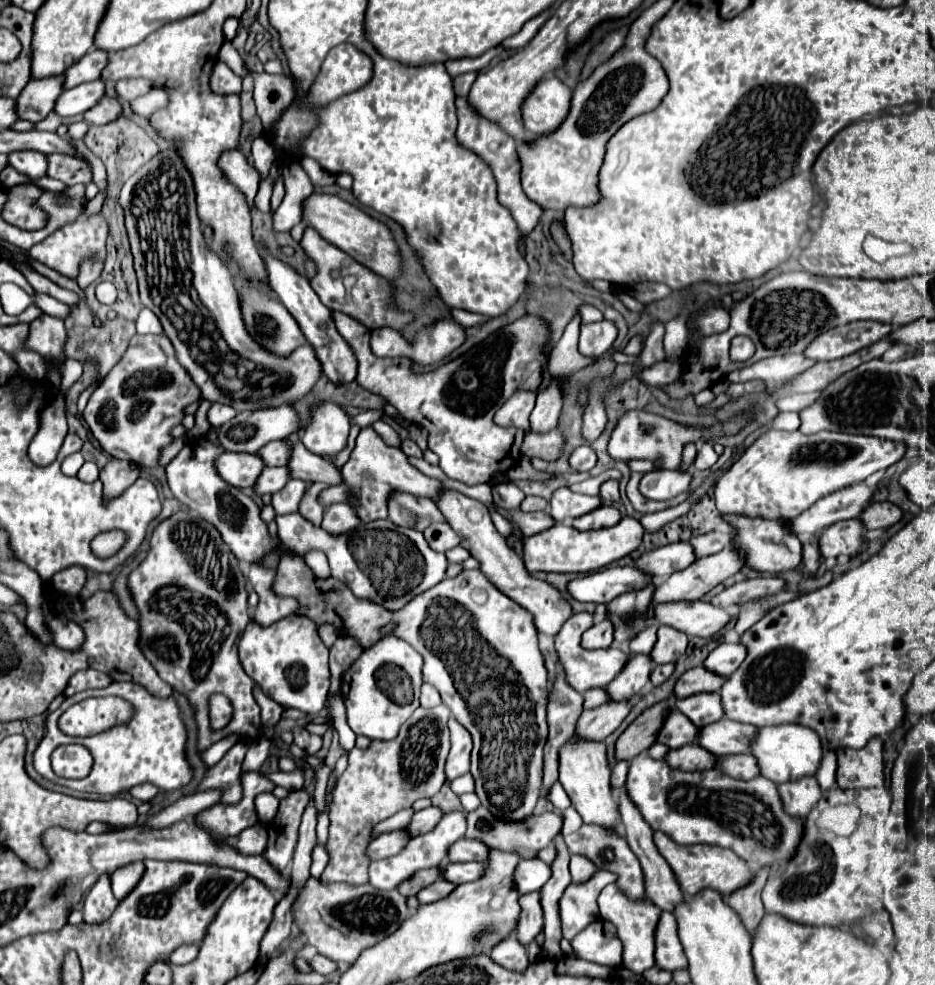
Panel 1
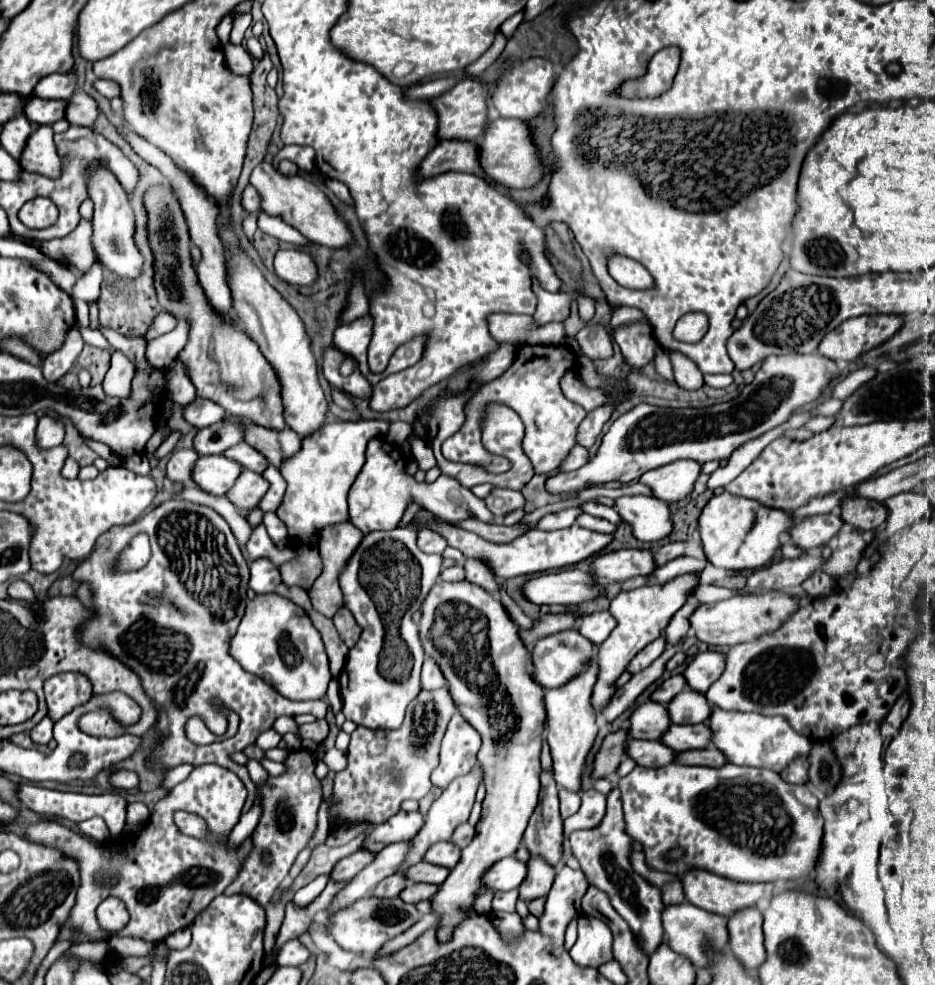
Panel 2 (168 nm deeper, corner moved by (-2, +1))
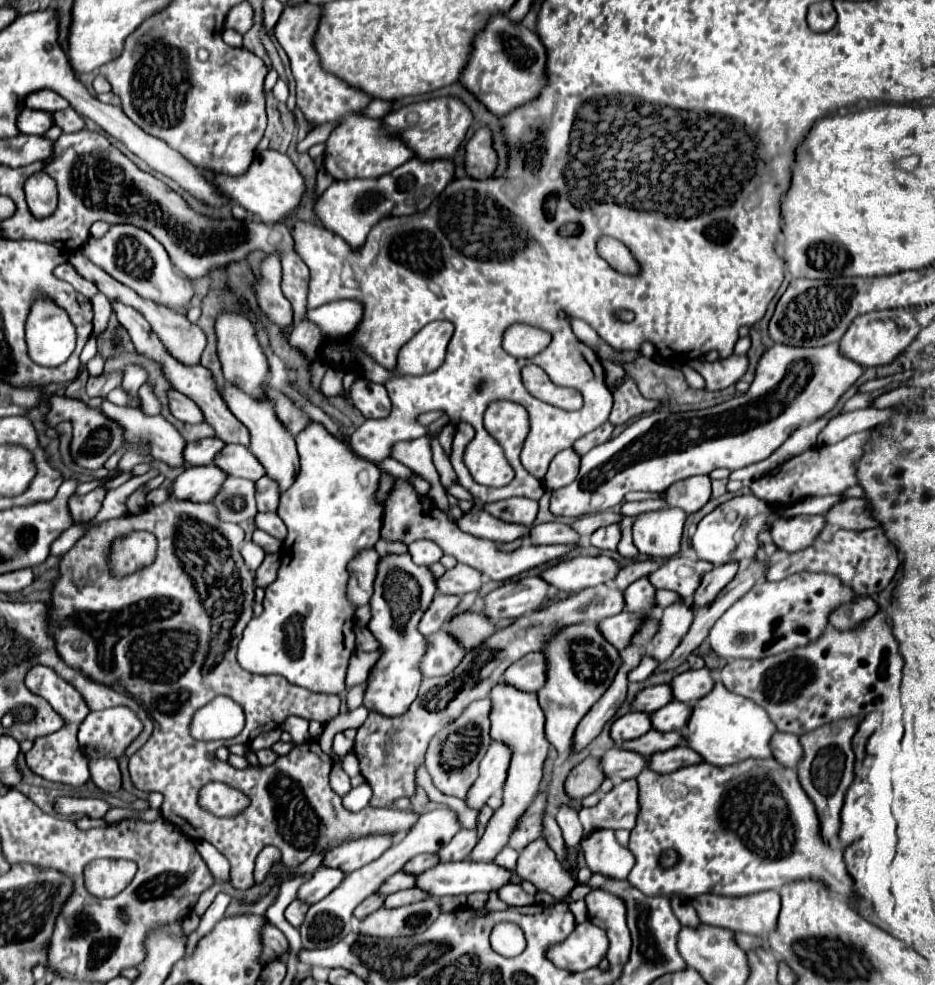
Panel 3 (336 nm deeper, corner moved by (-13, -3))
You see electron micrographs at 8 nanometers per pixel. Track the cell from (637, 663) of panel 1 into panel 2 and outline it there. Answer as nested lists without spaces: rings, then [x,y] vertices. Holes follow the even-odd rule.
[[[663,634],[659,636],[659,638],[655,638],[655,642],[651,642],[651,644],[647,644],[633,660],[631,660],[631,664],[629,664],[629,672],[631,674],[637,674],[639,670],[643,670],[643,668],[647,668],[655,658],[659,658],[661,656],[661,652],[665,650],[665,646],[667,646],[667,640],[663,638]]]

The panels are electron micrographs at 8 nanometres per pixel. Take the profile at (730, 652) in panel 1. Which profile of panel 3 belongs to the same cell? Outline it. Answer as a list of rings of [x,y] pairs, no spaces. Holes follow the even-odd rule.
[[[700,668],[700,670],[686,670],[678,674],[672,680],[672,690],[674,690],[674,700],[682,700],[686,704],[698,702],[704,694],[708,694],[714,688],[716,680],[712,676],[710,668]]]

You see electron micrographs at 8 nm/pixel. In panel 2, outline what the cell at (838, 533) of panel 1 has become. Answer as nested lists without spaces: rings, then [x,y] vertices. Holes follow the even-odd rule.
[[[829,512],[829,514],[819,514],[819,516],[809,516],[803,522],[797,522],[791,526],[789,536],[799,546],[801,550],[811,550],[811,548],[821,548],[827,544],[841,526],[839,512]]]

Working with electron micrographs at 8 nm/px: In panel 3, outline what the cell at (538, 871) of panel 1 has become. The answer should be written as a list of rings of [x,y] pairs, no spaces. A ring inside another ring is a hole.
[[[442,862],[434,870],[418,876],[418,888],[430,896],[446,894],[472,894],[472,892],[498,892],[502,886],[512,884],[512,872],[494,862]]]

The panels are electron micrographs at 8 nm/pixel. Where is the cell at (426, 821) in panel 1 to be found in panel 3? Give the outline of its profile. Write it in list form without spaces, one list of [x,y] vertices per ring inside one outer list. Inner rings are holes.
[[[370,834],[364,838],[348,840],[336,846],[334,850],[330,850],[322,864],[352,872],[376,860],[380,854],[384,854],[392,846],[392,842],[394,842],[392,834]]]

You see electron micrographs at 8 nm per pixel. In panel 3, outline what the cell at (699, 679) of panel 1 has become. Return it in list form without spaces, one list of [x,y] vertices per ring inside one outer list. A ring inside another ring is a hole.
[[[662,684],[662,686],[652,686],[652,688],[646,688],[642,690],[636,700],[634,700],[634,708],[640,710],[640,712],[648,712],[648,714],[654,714],[656,710],[660,710],[662,706],[670,704],[674,700],[672,696],[672,686],[670,684]]]

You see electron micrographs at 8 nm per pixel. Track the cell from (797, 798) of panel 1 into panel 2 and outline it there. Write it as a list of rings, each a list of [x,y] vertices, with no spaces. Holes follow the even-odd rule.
[[[793,758],[787,764],[787,770],[783,770],[781,778],[791,784],[805,784],[807,782],[807,768],[809,768],[807,758]]]

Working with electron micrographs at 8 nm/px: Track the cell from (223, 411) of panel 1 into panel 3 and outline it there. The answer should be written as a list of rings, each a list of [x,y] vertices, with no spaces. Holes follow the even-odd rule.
[[[172,390],[170,392],[170,410],[174,414],[174,418],[186,422],[186,424],[202,424],[204,422],[204,414],[200,410],[200,406],[196,406],[196,402],[192,402],[188,396]]]

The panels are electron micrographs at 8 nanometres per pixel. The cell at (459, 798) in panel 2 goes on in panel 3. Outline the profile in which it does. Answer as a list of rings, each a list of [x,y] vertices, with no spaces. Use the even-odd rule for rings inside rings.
[[[492,742],[490,750],[486,752],[484,760],[480,762],[480,776],[470,786],[468,796],[464,800],[468,808],[480,810],[494,792],[502,790],[504,780],[506,780],[508,762],[510,762],[510,750],[506,750],[506,746],[502,746],[498,742]]]

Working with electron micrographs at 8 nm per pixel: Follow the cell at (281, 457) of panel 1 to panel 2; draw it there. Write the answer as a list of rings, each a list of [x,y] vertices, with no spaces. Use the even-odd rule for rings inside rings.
[[[239,444],[239,446],[231,446],[231,450],[225,450],[223,452],[225,458],[231,458],[233,462],[241,464],[243,468],[247,470],[253,470],[253,472],[263,472],[267,468],[267,458],[263,454],[259,454],[257,450],[253,450],[249,444]]]

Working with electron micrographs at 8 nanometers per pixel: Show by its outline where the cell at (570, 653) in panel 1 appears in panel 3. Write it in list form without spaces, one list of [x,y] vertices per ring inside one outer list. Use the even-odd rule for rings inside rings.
[[[544,652],[526,654],[522,660],[514,662],[504,674],[504,682],[524,690],[524,692],[538,692],[548,678],[548,660]]]

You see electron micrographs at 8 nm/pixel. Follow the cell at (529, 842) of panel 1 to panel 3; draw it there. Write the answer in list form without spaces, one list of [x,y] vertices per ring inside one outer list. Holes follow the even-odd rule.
[[[462,828],[448,846],[444,846],[438,856],[442,862],[454,862],[454,860],[466,860],[472,852],[472,848],[478,844],[478,832]]]

